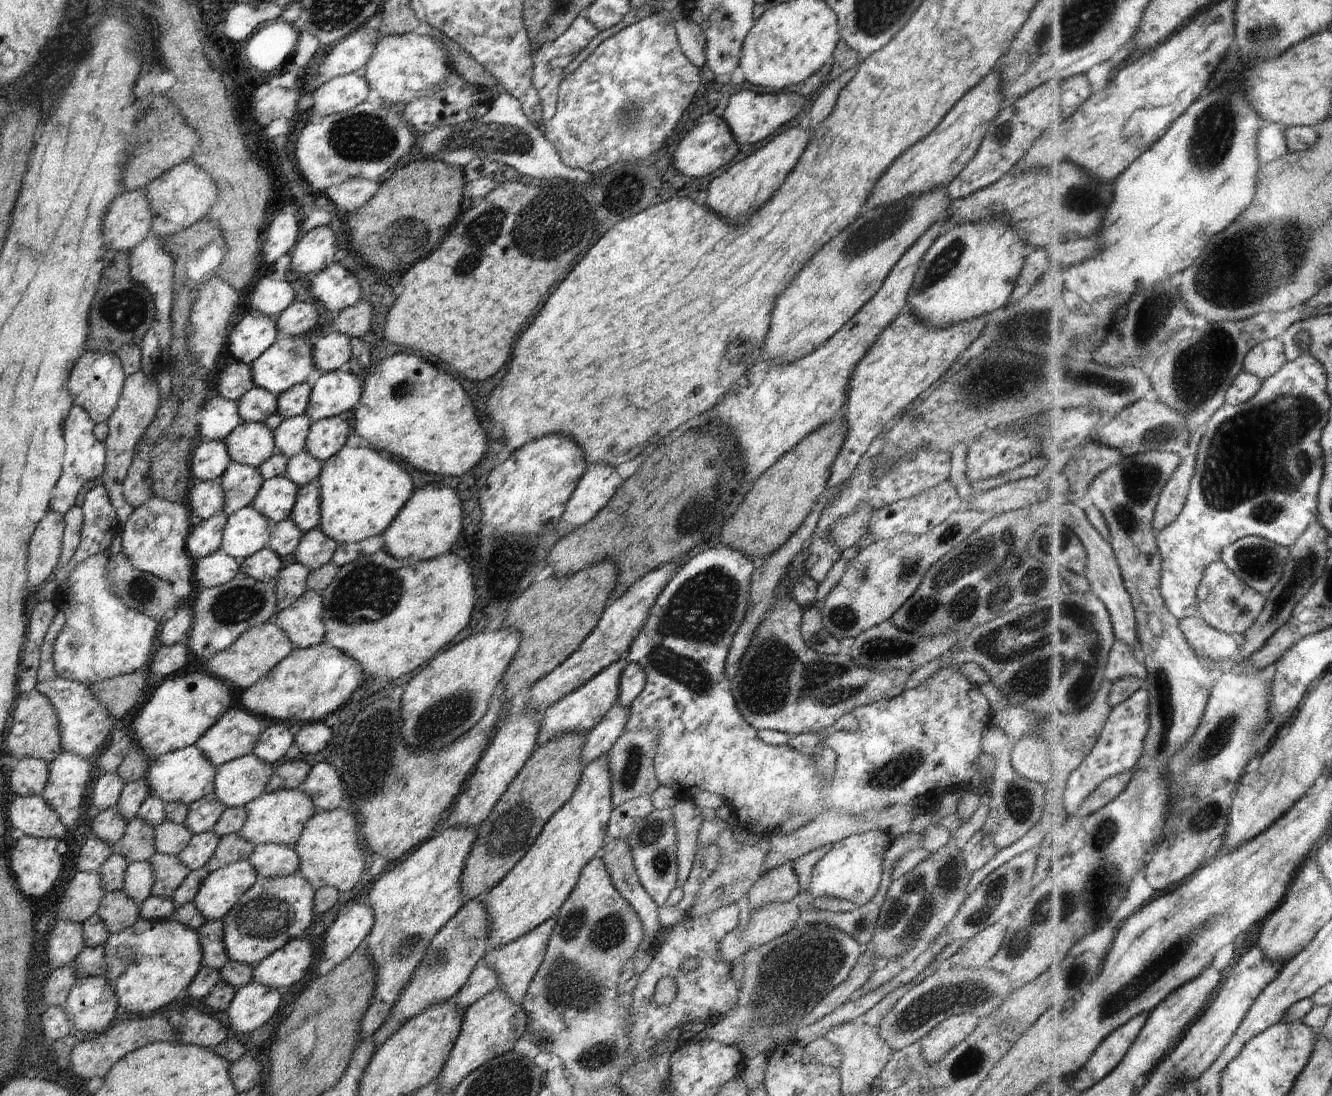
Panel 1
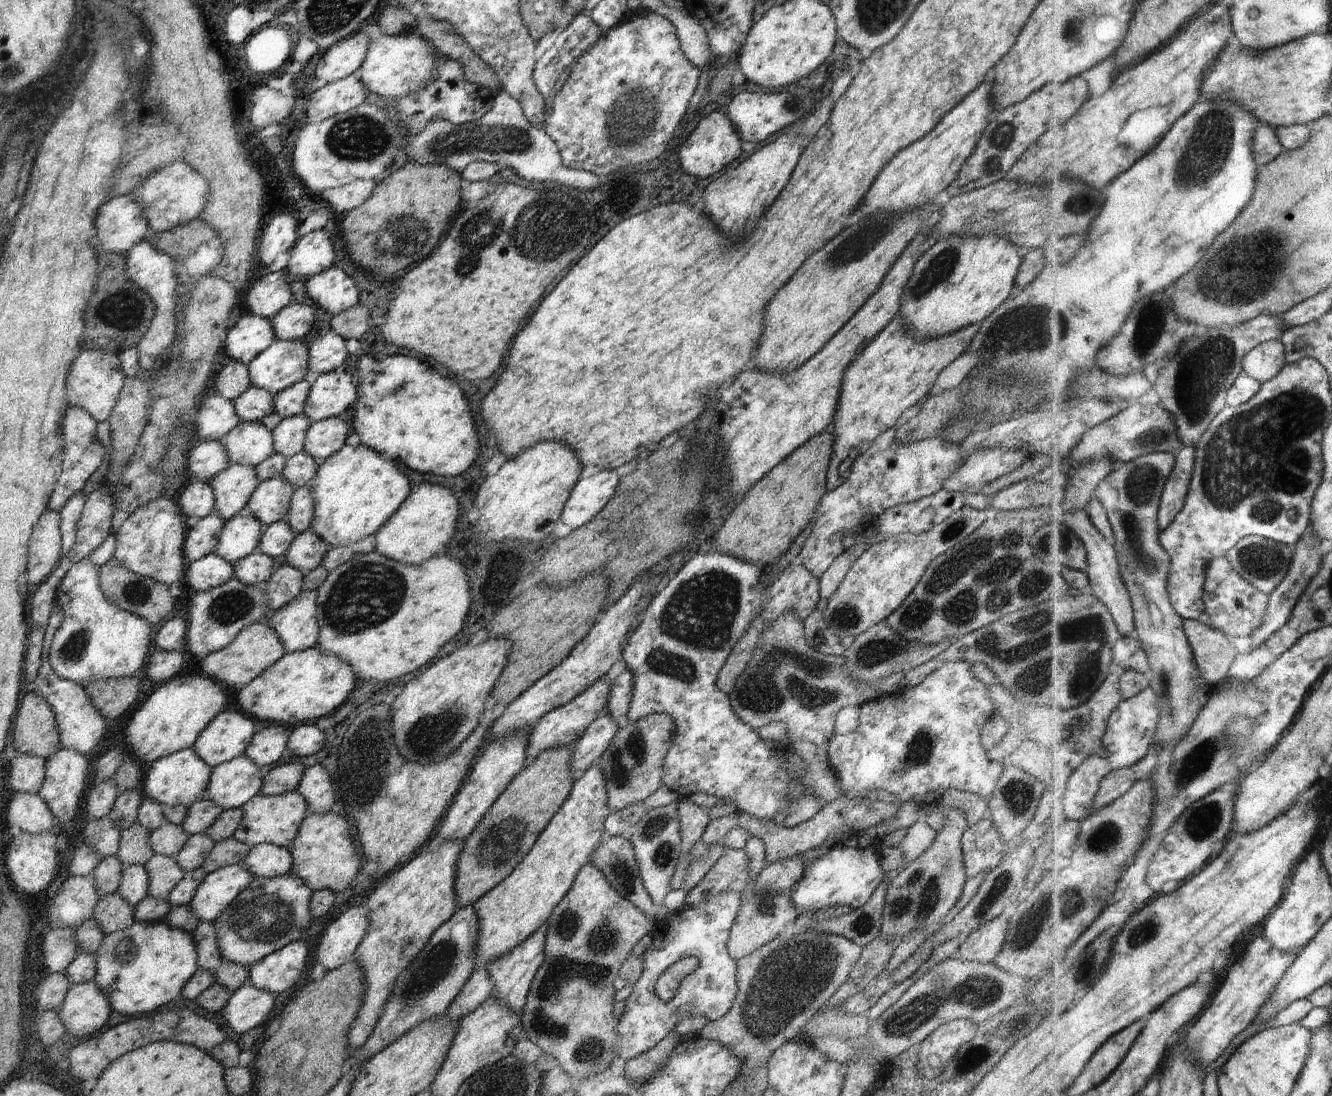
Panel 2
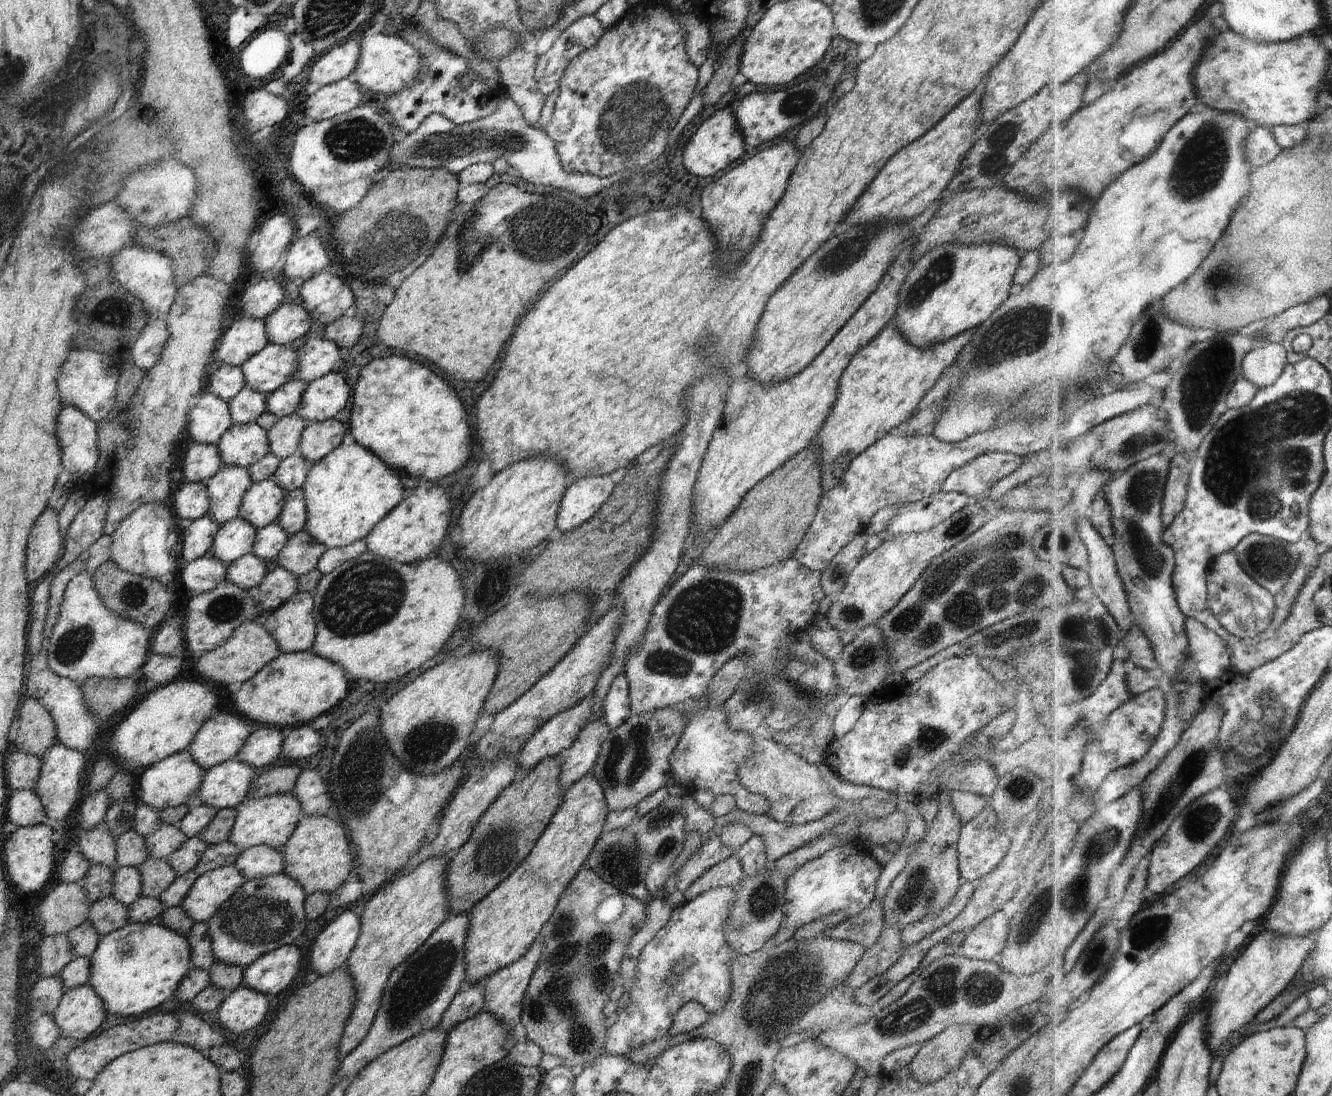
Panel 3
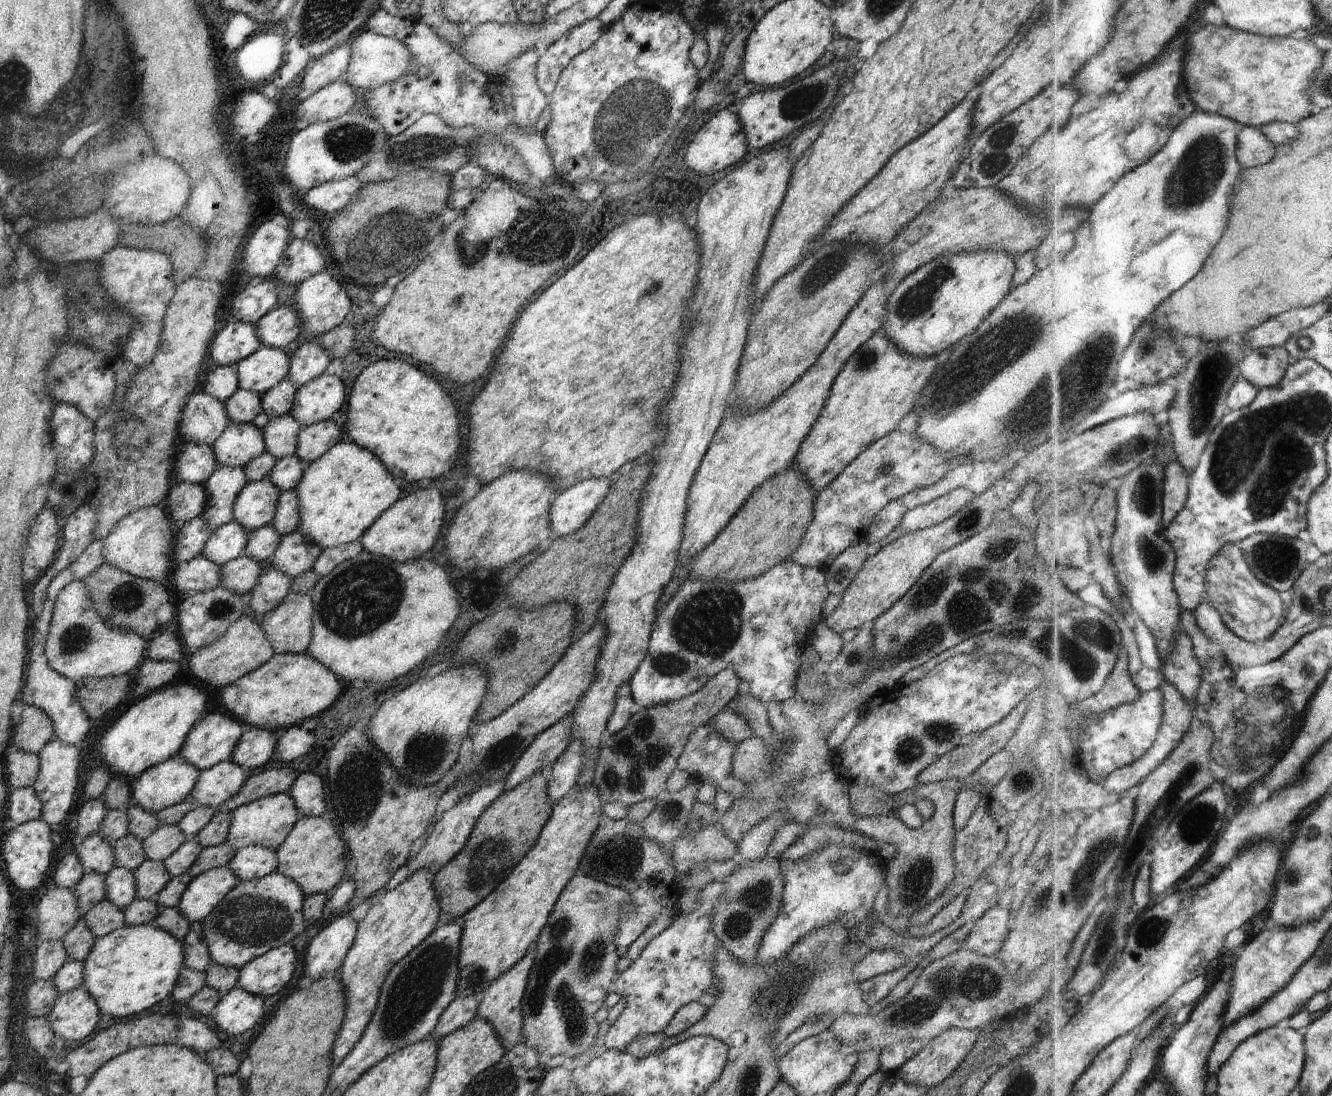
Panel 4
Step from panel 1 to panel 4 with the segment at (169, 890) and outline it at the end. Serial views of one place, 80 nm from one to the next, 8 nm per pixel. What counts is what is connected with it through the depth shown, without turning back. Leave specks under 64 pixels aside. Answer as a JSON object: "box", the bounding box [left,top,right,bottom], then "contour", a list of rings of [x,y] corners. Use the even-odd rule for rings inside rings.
{"box":[133,859,172,900],"contour":[[[146,859],[133,871],[136,887],[136,899],[148,900],[156,896],[172,878],[163,861]]]}

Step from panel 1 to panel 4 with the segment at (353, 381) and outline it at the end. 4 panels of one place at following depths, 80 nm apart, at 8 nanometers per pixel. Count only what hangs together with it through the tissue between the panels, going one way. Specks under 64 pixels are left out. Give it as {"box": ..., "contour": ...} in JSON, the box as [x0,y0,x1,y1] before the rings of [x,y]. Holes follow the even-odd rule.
{"box":[290,374,346,427],"contour":[[[321,374],[297,388],[290,412],[301,427],[332,419],[344,404],[346,388],[340,377]]]}

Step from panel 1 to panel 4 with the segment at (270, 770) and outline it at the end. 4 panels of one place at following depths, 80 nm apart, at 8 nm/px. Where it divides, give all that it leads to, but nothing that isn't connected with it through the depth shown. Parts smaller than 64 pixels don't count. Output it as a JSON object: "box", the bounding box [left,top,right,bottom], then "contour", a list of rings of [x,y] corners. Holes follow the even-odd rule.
{"box":[190,761,246,807],"contour":[[[222,761],[212,768],[200,771],[198,780],[190,794],[198,806],[219,807],[234,796],[246,780],[246,774],[235,762]]]}

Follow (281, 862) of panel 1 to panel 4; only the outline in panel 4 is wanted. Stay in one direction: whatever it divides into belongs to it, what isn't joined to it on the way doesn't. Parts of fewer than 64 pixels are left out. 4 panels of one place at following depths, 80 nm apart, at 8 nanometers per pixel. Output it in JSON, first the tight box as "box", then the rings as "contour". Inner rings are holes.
{"box":[227,845,277,881],"contour":[[[250,845],[238,849],[227,866],[242,881],[259,879],[277,870],[276,853],[260,845]]]}

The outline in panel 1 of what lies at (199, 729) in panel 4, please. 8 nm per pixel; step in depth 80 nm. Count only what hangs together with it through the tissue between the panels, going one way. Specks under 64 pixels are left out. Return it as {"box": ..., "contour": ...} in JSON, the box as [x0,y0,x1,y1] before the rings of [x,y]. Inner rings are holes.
{"box":[193,707,275,768],"contour":[[[231,707],[227,712],[224,712],[223,716],[220,716],[220,720],[212,728],[208,728],[208,732],[204,736],[200,736],[198,742],[193,746],[204,752],[204,756],[218,768],[236,758],[251,754],[256,742],[261,738],[262,732],[275,723],[272,719],[257,716],[250,710],[246,710],[246,708]]]}

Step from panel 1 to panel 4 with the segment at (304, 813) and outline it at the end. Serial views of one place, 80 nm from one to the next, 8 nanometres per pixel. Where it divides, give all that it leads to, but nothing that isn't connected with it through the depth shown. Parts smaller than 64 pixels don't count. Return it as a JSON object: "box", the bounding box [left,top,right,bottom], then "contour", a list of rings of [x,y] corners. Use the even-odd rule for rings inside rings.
{"box":[226,793,299,851],"contour":[[[287,793],[259,798],[257,801],[239,806],[231,812],[231,823],[226,843],[235,851],[250,845],[260,845],[276,851],[286,840],[299,817],[296,805]]]}

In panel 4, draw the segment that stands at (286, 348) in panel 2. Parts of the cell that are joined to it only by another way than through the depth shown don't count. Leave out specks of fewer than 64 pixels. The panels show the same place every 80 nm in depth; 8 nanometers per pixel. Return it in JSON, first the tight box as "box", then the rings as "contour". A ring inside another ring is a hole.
{"box":[235,345,289,394],"contour":[[[263,345],[235,365],[239,388],[263,394],[287,378],[289,358],[283,349]]]}

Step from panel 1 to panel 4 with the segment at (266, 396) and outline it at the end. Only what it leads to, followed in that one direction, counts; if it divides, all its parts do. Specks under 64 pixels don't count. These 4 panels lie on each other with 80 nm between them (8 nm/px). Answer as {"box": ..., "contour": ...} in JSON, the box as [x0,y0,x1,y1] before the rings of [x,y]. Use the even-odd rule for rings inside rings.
{"box":[224,389,262,423],"contour":[[[238,389],[224,402],[231,423],[252,423],[262,413],[261,394],[246,389]]]}

